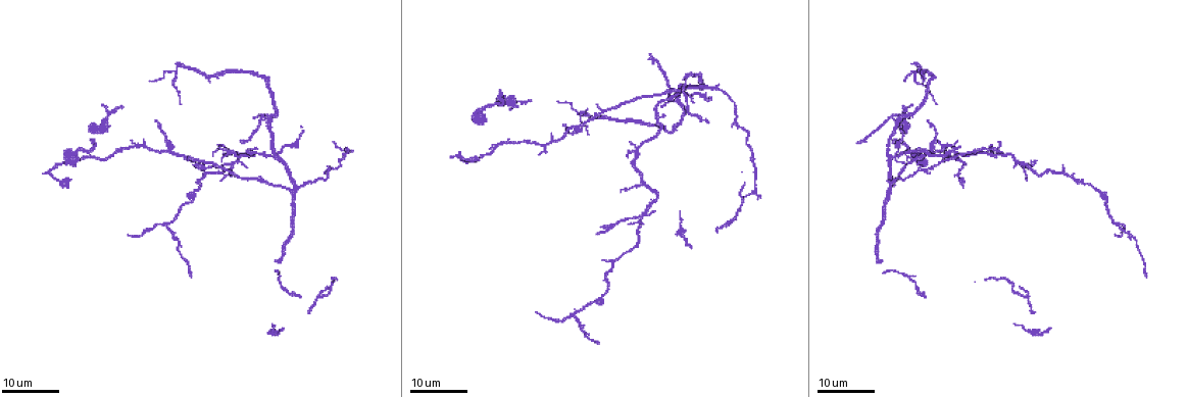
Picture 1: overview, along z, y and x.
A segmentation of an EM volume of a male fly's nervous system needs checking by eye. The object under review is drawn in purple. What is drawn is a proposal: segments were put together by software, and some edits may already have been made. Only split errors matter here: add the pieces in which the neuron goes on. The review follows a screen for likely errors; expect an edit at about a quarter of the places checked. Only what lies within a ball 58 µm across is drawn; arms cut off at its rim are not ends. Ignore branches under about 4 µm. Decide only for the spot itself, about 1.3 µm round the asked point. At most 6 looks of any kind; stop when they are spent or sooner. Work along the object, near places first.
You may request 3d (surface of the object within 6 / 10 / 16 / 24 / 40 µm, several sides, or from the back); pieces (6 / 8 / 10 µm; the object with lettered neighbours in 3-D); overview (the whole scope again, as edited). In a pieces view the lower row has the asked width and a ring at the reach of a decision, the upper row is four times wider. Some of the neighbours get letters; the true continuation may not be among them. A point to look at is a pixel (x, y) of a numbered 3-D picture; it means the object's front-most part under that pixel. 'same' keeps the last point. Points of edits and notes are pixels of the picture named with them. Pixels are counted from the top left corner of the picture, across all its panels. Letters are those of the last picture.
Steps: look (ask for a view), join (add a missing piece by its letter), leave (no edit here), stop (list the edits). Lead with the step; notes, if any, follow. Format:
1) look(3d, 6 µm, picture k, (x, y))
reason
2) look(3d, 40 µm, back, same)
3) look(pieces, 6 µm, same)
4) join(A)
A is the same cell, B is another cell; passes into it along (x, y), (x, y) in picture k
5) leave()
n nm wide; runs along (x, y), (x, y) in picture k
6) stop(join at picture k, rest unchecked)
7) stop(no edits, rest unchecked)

look(3d, 24 µm, picture 1, (158, 121))
branch stops here

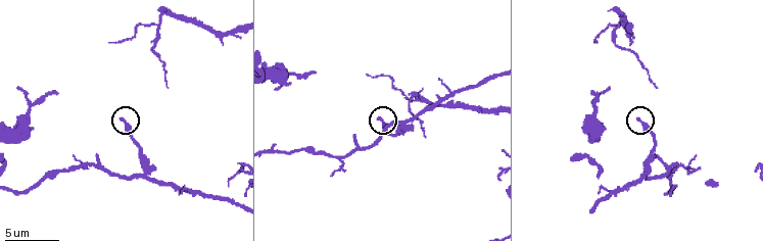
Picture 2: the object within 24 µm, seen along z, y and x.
look(pieces, 6 µm, picture 2, (380, 119))

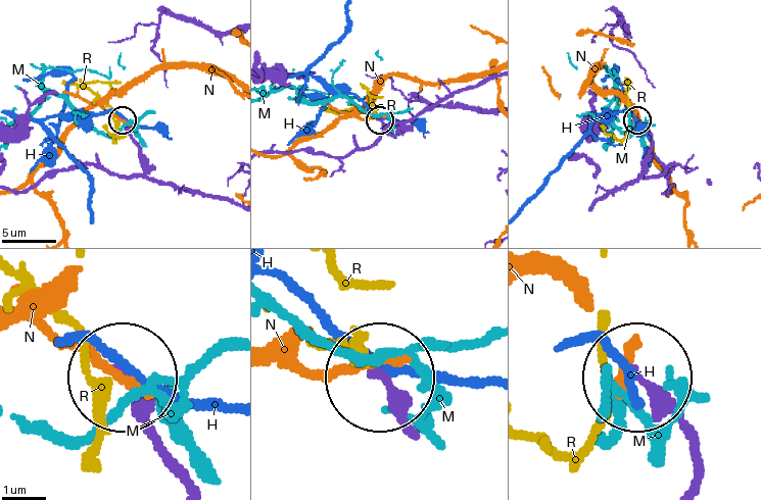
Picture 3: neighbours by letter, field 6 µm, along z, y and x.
leave()
H, M, N and R are other cells; runs along (234, 204), (148, 177), (145, 157), (122, 120) in picture 3; none of them fits

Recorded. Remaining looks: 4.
look(3d, 10 µm, picture 2, (356, 137))
branch stops here

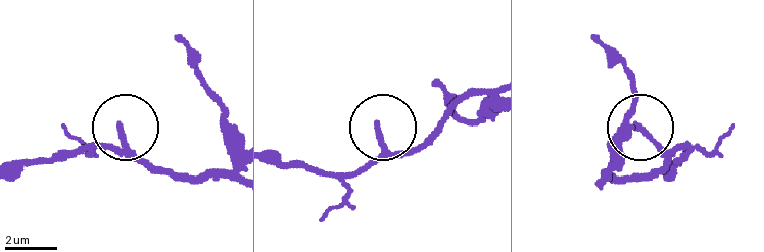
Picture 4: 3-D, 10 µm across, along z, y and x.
look(pieces, 6 µm, picture 4, (377, 122))
what lies round it

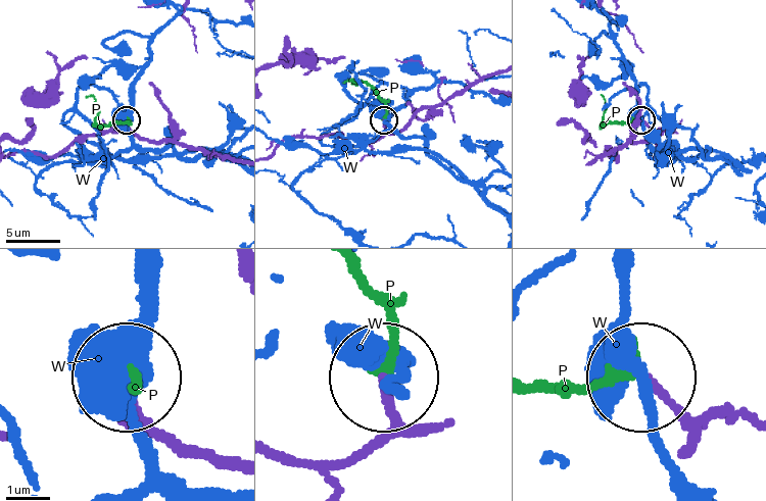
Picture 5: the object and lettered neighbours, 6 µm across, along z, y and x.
join(P)
180 nm wide; P is the same cell, W is another cell; passes into it along (407, 423), (384, 376), (384, 306), (363, 273) in picture 5; the neuron continues

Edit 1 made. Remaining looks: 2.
stop(join at picture 5, rest unchecked)

